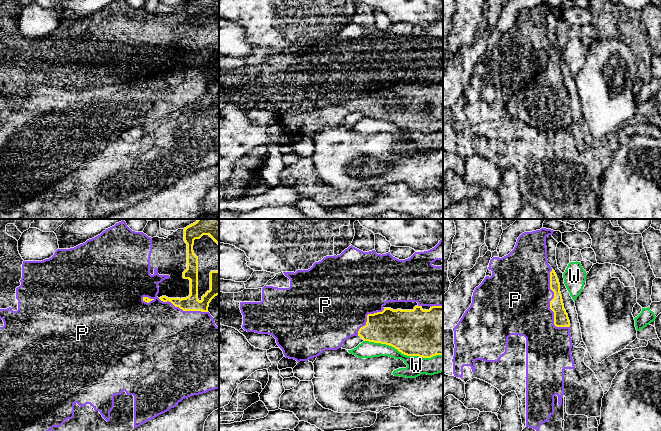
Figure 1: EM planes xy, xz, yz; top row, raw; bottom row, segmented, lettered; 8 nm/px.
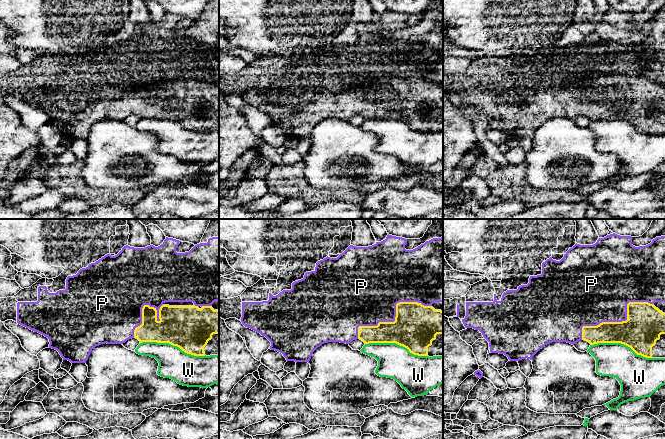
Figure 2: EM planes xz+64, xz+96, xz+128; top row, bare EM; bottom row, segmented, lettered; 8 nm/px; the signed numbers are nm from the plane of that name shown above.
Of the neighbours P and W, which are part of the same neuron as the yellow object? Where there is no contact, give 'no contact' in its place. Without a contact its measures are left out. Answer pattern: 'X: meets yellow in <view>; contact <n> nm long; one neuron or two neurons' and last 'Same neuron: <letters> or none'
P: meets yellow in yz; contact 500 nm long; one neuron
W: meets yellow in xz; contact 650 nm long; two neurons
Same neuron: P

